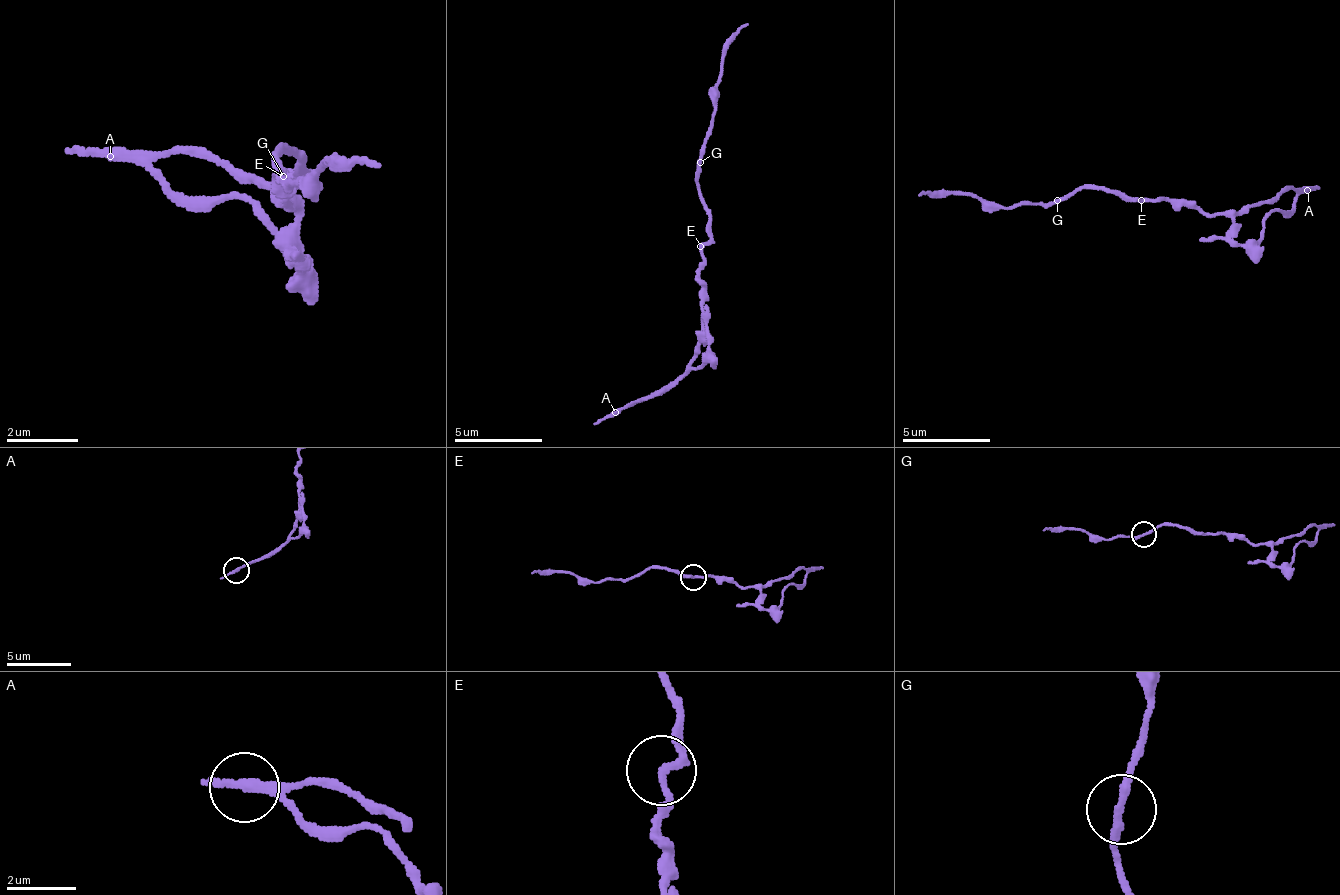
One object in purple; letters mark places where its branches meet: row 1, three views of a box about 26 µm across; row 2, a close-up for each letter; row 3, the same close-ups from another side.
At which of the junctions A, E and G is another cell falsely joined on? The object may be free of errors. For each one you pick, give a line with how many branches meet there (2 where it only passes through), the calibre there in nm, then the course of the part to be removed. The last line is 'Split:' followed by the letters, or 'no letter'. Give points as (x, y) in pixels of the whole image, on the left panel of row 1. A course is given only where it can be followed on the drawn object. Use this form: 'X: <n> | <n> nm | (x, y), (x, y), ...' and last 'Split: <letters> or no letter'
A: 2 | 220 nm | (112, 158), (202, 194), (238, 194), (292, 257)
Split: A

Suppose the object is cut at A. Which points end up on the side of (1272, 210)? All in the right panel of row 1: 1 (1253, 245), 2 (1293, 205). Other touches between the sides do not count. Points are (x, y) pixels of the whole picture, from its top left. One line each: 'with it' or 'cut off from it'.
1: with it
2: with it

